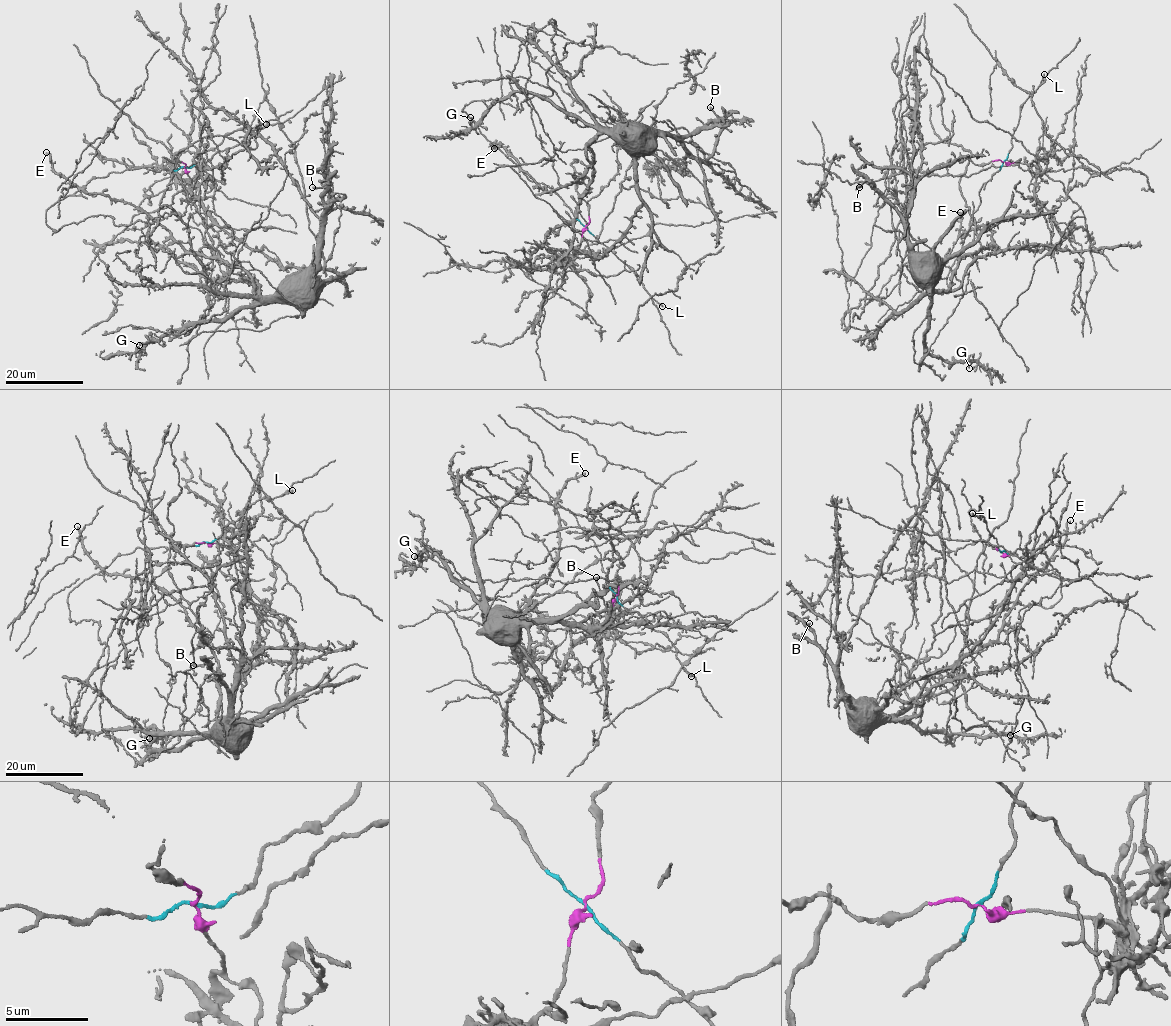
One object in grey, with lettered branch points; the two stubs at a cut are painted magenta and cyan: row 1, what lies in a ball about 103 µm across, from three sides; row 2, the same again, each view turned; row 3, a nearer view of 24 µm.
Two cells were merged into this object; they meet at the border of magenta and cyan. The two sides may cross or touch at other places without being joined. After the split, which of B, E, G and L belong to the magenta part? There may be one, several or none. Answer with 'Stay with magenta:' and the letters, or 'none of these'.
Stay with magenta: B, E, G

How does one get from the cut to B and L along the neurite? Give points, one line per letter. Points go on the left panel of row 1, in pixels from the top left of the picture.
B: (184, 167), (211, 221), (322, 283), (310, 287), (325, 210), (325, 188), (312, 187)
L: (184, 167), (189, 168), (199, 161), (200, 154), (216, 147), (230, 133), (240, 129), (250, 131), (267, 124)

